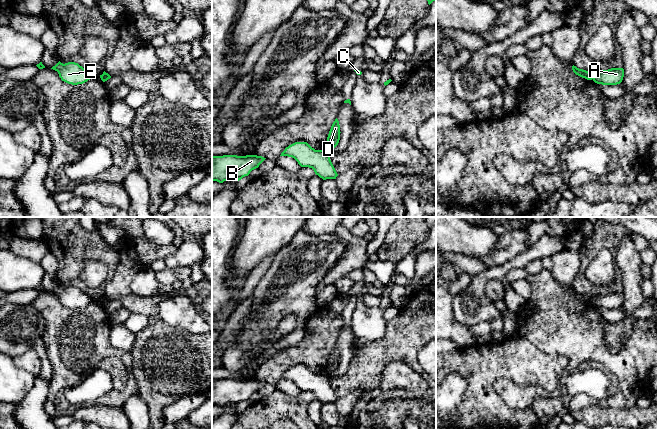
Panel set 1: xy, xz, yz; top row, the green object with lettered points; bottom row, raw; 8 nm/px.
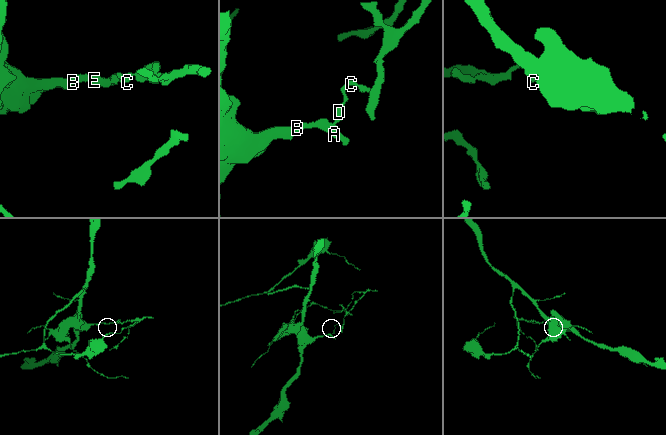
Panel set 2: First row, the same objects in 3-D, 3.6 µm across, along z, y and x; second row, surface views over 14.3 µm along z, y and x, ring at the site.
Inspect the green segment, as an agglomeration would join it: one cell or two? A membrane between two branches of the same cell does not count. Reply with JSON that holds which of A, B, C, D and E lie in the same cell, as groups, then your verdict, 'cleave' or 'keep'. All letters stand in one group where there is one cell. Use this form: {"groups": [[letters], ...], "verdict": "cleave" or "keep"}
{"groups": [["A", "B", "E"], ["C", "D"]], "verdict": "cleave"}

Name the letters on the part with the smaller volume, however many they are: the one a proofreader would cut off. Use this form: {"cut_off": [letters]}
{"cut_off": ["C", "D"]}

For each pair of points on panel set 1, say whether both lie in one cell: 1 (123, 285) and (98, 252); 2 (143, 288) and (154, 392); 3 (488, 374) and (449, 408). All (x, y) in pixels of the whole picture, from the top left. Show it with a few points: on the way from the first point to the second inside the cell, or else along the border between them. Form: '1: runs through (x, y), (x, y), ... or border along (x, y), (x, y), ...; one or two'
1: border along (120, 262), (114, 271); two
2: border along (135, 274), (130, 289), (138, 295), (157, 297); two
3: border along (457, 373), (465, 381), (459, 413); two

